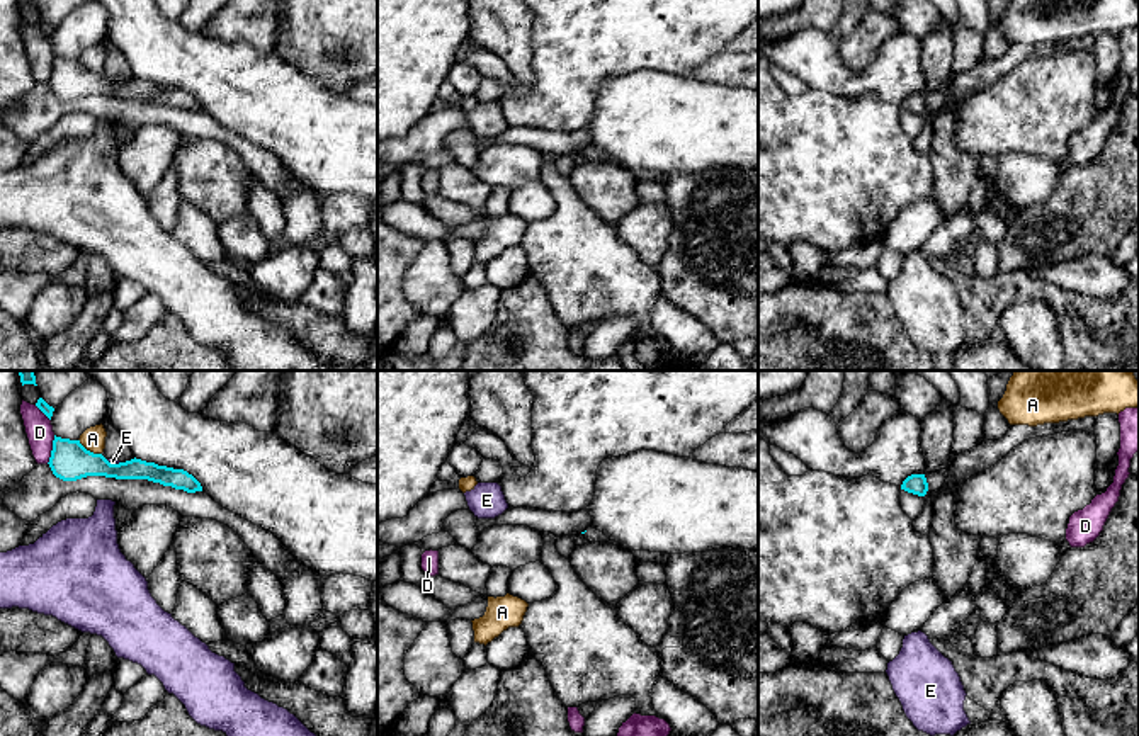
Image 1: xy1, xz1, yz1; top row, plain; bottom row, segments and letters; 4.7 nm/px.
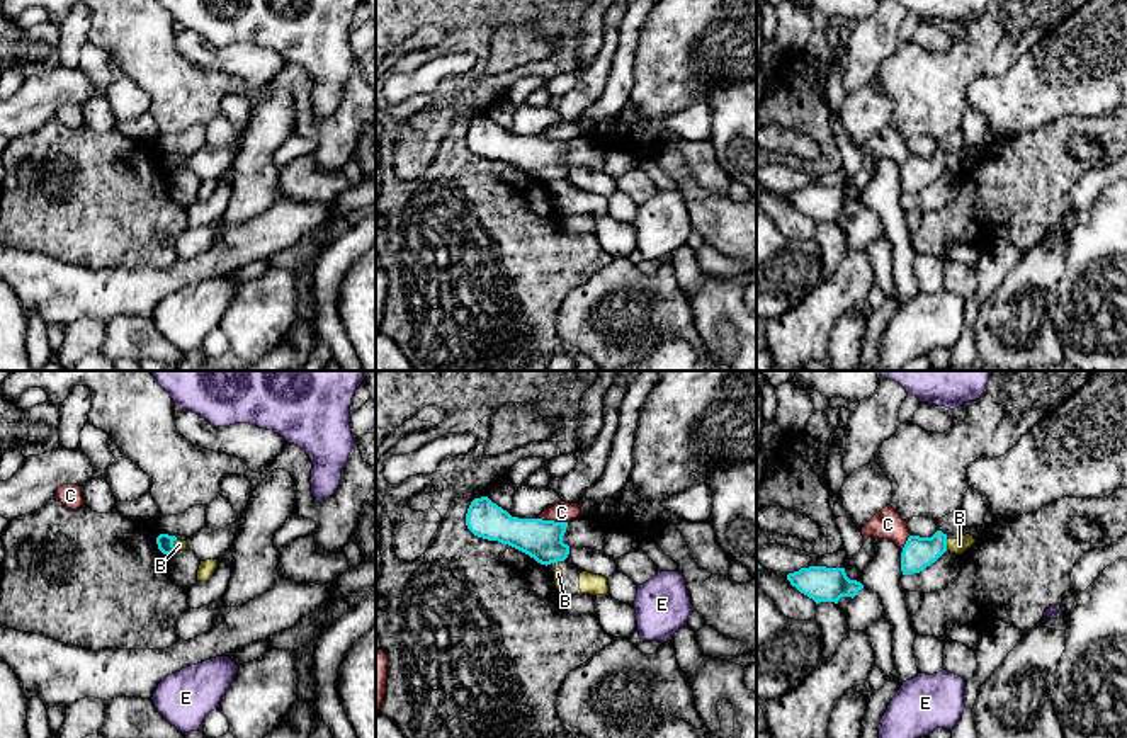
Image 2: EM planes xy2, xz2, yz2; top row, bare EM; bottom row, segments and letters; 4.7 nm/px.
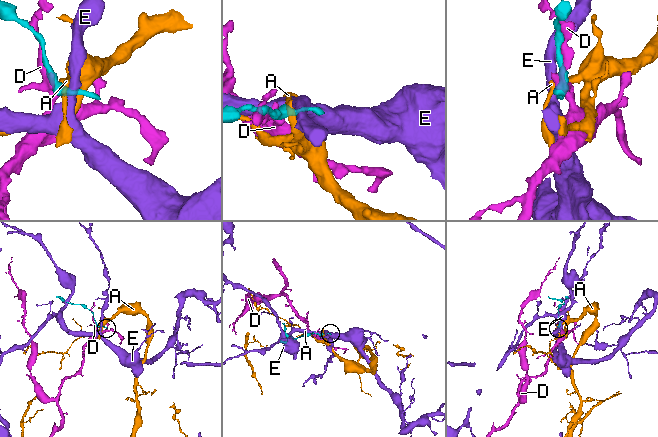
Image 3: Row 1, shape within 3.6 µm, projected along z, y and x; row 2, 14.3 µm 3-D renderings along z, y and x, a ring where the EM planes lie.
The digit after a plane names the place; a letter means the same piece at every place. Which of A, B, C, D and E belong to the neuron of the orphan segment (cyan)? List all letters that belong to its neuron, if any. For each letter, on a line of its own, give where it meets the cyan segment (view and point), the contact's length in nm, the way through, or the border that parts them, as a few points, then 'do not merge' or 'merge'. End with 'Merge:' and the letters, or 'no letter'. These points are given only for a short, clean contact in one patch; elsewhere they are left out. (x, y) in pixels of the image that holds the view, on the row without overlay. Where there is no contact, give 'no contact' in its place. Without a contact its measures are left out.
A: meets cyan in xy1 at (89, 70); contact 130 nm long; border along xy1 (79, 58), (87, 68), (101, 73); do not merge
B: meets cyan in yz2 at (945, 164); contact 60 nm long; border along yz2 (945, 158), (947, 169); do not merge
C: meets cyan in xz2 at (553, 140); contact 150 nm long; border along xz2 (538, 136), (566, 141); do not merge
D: meets cyan in xy1 at (53, 68); contact 140 nm long; do not merge
E: meets cyan in xy1 at (113, 84); contact 70 nm long; border along xy1 (106, 79), (119, 82); do not merge
Merge: no letter

